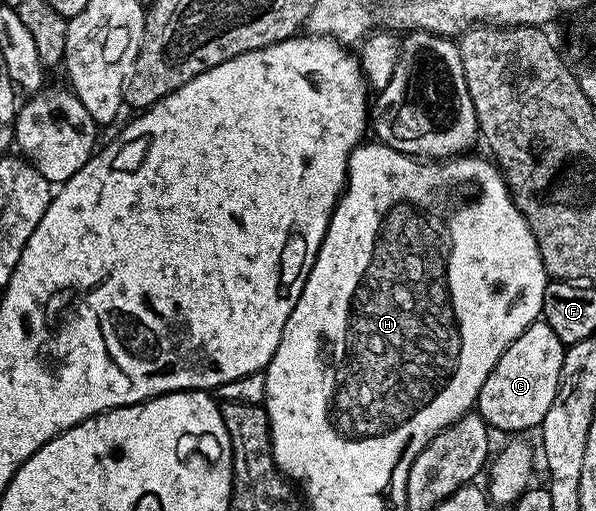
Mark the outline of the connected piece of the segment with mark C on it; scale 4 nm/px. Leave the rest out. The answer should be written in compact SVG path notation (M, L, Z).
M542 318L526 326L522 334L514 338L514 342L502 354L502 358L498 358L494 370L490 370L476 399L475 411L488 424L489 429L496 431L497 428L500 432L512 432L508 434L524 434L527 428L539 429L546 418L546 410L550 410L550 402L554 402L554 394L558 394L565 347L558 334L554 334L554 330L550 330L550 326Z

